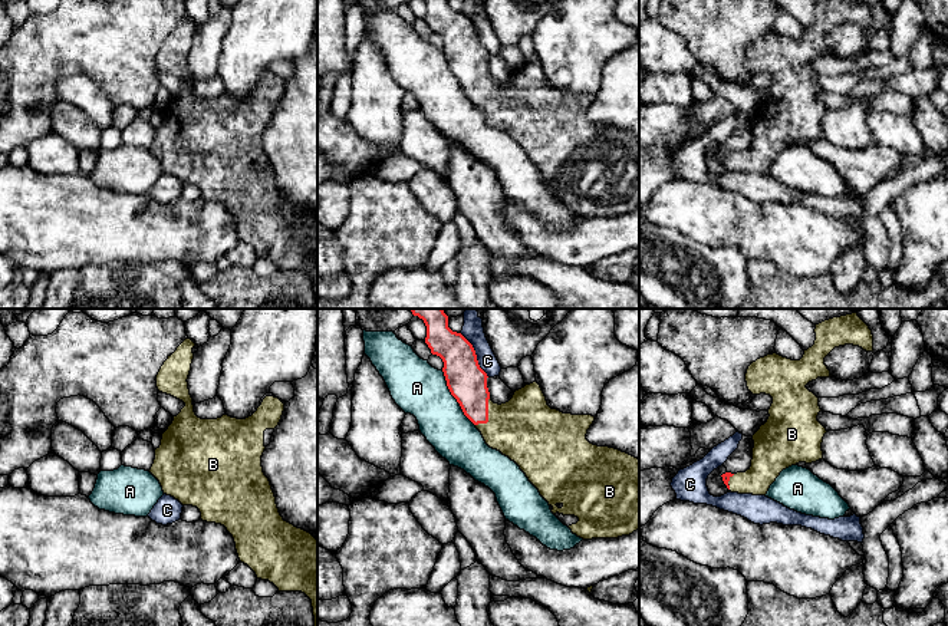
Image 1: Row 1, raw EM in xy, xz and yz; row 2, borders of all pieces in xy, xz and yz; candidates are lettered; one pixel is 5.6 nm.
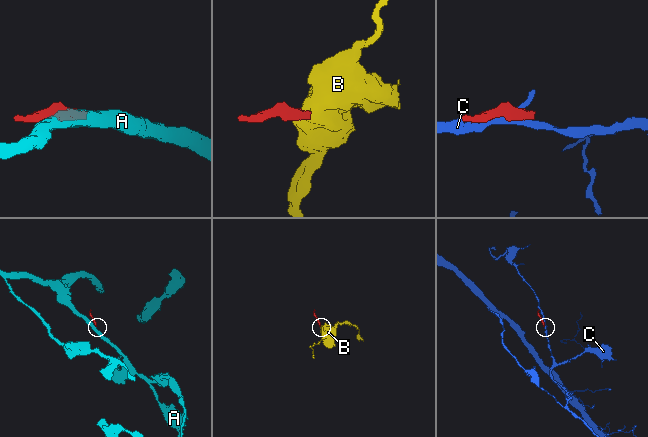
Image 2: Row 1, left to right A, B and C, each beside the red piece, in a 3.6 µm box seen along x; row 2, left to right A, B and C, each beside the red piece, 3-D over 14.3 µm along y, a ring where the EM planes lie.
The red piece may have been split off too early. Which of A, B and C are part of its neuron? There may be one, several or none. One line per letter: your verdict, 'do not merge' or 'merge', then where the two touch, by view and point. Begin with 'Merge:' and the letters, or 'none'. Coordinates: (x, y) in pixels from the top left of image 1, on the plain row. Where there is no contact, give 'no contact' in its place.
Merge: B
A: do not merge; contact xz (454, 75)
B: merge; contact xz (487, 94)
C: do not merge; contact xz (476, 33)

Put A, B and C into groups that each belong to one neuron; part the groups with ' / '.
A / B / C

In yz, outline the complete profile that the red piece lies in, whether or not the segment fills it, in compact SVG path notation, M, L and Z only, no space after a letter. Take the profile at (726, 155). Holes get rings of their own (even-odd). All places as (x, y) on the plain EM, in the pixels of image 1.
M822 0L814 11L814 23L800 39L773 32L748 45L748 69L770 73L773 82L767 101L753 113L751 145L745 151L721 154L731 171L766 174L783 148L823 138L822 121L827 109L817 99L819 76L806 63L832 55L824 36L835 26L853 23L873 30L873 13L865 0Z

